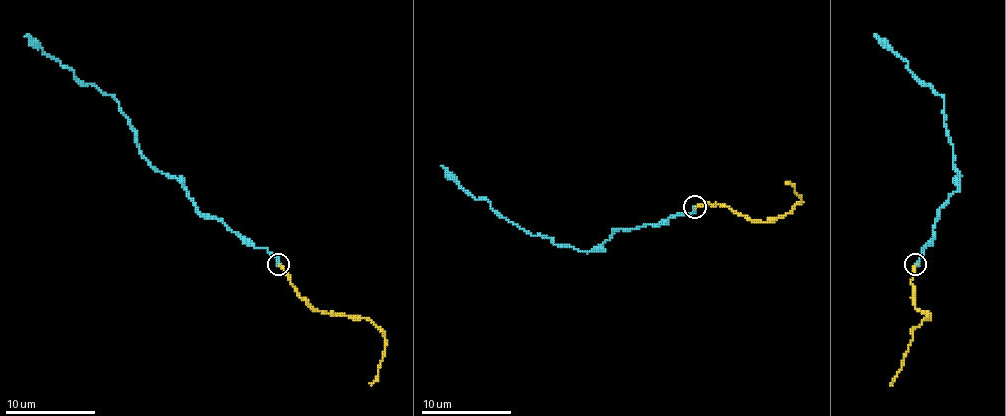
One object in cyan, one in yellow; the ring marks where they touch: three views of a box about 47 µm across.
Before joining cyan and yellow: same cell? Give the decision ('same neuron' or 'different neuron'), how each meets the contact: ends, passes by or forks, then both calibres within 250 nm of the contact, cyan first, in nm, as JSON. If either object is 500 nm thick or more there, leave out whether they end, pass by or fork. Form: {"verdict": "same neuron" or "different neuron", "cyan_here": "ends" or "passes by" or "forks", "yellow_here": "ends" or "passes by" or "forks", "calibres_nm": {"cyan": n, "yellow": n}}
{"verdict": "same neuron", "cyan_here": "ends", "yellow_here": "ends", "calibres_nm": {"cyan": 320, "yellow": 190}}

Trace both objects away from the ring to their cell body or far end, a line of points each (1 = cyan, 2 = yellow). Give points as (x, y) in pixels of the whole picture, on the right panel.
1: (915, 264), (928, 243), (937, 212), (957, 187), (960, 173), (953, 164), (944, 99), (874, 36)
2: (915, 266), (910, 284), (912, 302), (919, 311), (930, 315), (912, 331), (897, 376), (890, 383)

